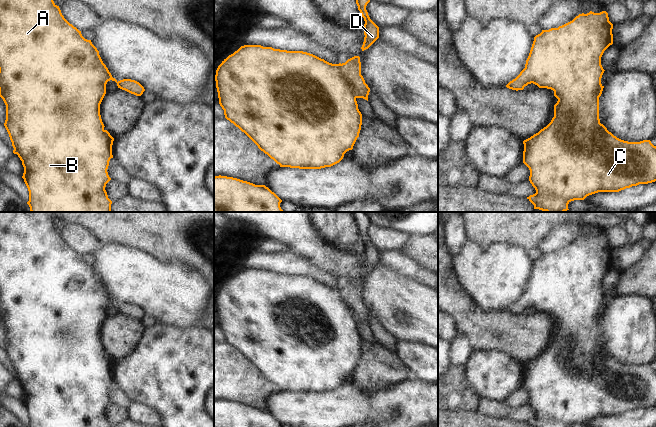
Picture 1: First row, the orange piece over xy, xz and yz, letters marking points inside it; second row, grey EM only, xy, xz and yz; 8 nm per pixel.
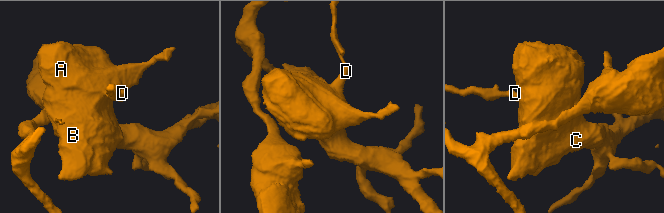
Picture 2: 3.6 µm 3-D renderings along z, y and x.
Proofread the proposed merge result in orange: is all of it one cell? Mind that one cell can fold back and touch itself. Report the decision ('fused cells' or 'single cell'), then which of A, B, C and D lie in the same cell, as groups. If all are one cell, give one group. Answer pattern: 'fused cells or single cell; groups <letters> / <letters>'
single cell; groups A B C D

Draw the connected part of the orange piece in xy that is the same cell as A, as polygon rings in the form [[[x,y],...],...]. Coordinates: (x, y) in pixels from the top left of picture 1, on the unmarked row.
[[[0,212],[0,321],[6,329],[6,344],[4,350],[9,358],[13,377],[17,378],[24,391],[22,402],[29,415],[27,427],[112,427],[105,414],[106,408],[111,404],[107,393],[109,385],[113,382],[112,369],[114,362],[104,353],[100,339],[100,328],[106,318],[106,308],[112,304],[118,312],[136,320],[141,320],[144,311],[137,305],[123,303],[117,305],[112,301],[106,289],[103,287],[99,275],[91,264],[85,263],[81,255],[70,248],[62,239],[59,230],[52,222],[50,212]]]

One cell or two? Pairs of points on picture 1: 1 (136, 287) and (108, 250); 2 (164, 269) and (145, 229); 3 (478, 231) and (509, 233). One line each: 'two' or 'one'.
1: one
2: two
3: one

